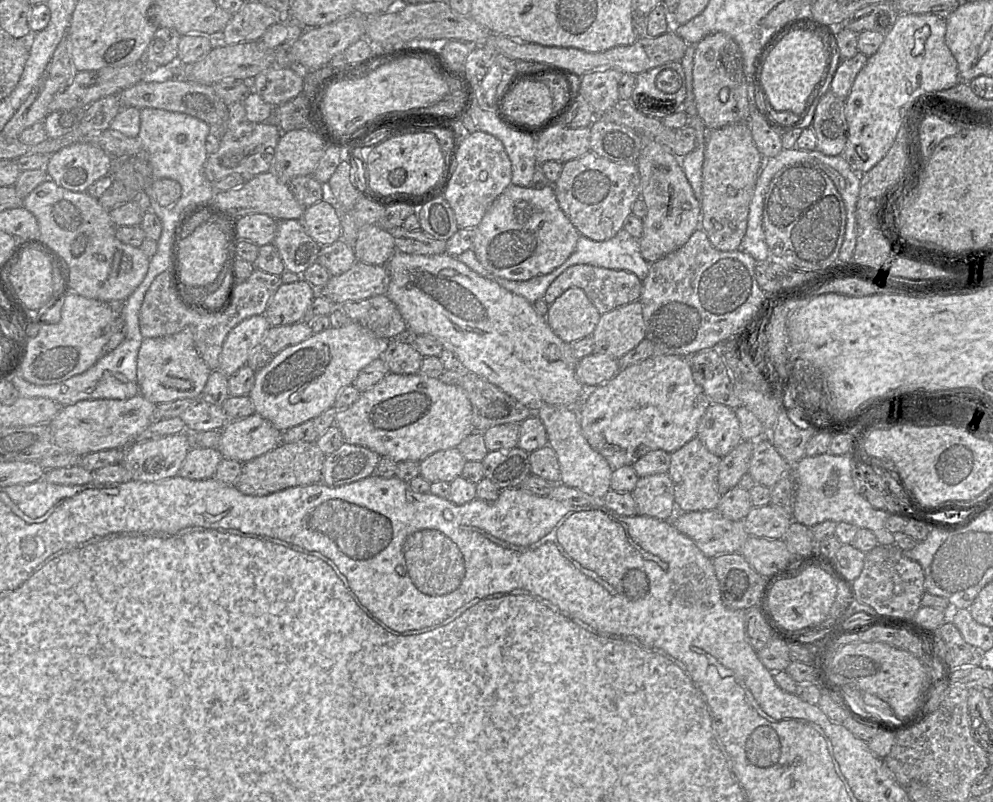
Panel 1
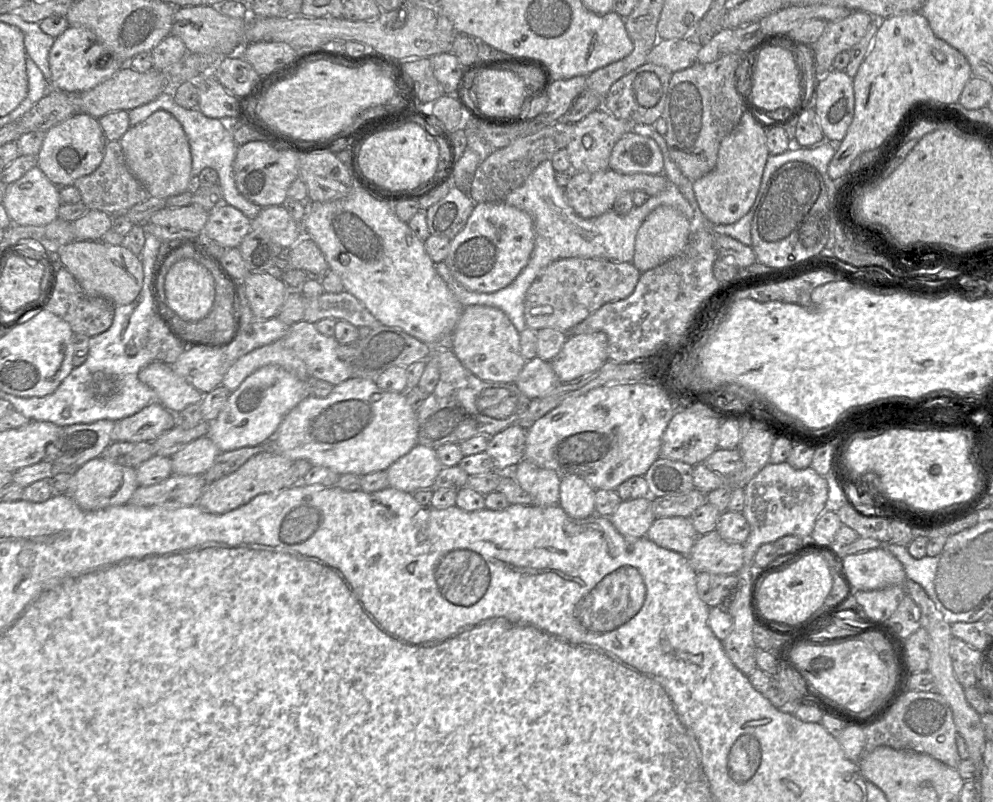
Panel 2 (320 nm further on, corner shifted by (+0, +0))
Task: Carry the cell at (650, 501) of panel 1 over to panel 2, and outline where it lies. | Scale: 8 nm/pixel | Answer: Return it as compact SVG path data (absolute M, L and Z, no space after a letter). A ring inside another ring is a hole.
M652 497L621 501L609 519L622 535L630 538L645 537L655 520Z

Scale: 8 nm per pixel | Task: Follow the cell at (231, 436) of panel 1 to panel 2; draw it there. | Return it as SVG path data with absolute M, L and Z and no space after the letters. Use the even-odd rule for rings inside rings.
M208 436L198 438L170 457L172 473L204 475L219 454L219 449Z

